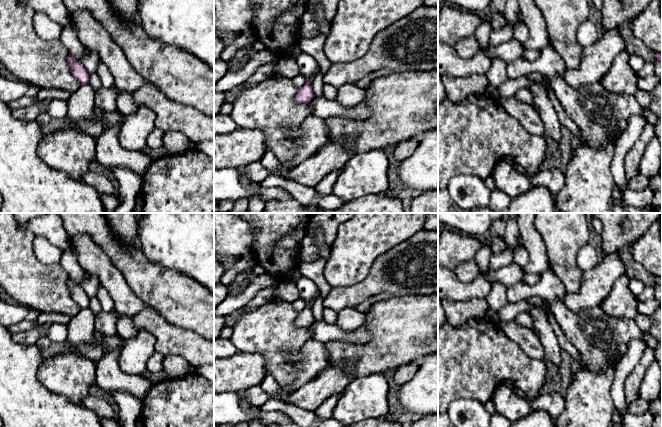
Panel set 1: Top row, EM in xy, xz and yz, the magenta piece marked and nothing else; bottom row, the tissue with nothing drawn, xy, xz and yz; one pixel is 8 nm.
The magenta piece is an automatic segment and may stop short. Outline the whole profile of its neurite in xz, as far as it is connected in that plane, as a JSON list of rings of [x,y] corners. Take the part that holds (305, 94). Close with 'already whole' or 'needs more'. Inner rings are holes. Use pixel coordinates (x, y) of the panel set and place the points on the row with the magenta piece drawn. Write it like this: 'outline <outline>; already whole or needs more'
outline [[[305,83],[305,85],[298,89],[297,94],[294,97],[295,102],[300,104],[308,104],[314,98],[314,92],[312,90],[312,85]]]; already whole

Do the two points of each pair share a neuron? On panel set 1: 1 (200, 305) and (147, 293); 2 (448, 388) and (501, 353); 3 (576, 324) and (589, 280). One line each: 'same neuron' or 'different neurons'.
1: same neuron
2: same neuron
3: different neurons

